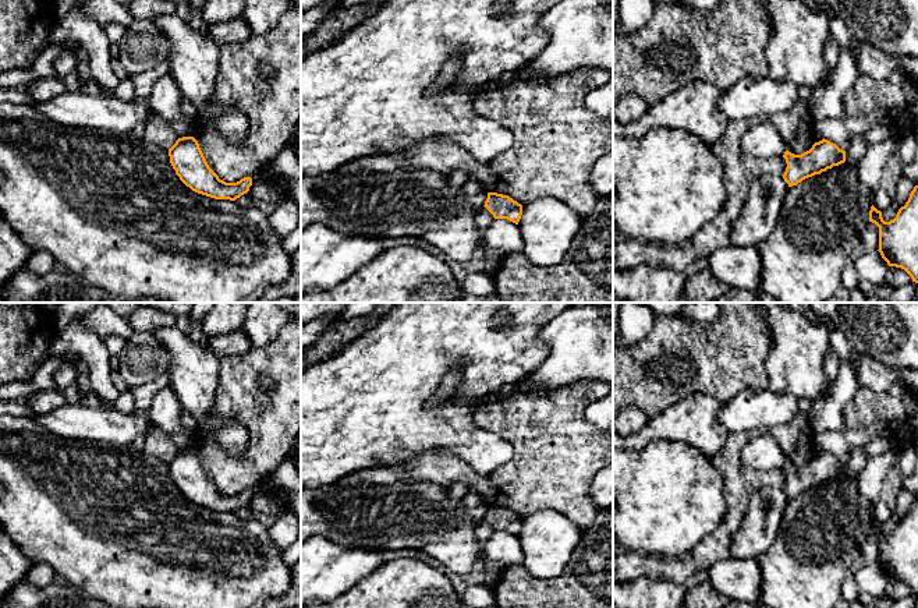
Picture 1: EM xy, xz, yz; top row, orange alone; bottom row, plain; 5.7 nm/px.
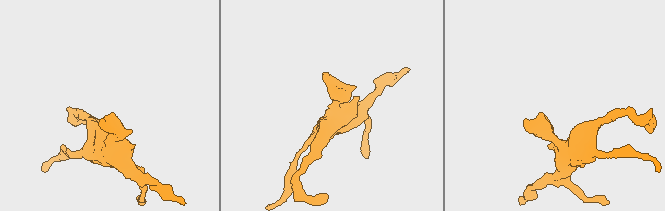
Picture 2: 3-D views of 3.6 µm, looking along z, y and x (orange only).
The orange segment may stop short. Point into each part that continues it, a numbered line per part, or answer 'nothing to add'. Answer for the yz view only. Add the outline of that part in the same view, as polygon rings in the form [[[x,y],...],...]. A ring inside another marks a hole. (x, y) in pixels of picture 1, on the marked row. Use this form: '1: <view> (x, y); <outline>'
1: yz (762, 141); [[[765,121],[748,127],[741,138],[741,151],[751,158],[769,159],[784,155],[786,145],[777,128]]]

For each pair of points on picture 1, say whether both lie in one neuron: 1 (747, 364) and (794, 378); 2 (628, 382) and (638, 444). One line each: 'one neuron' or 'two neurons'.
1: two neurons
2: two neurons

